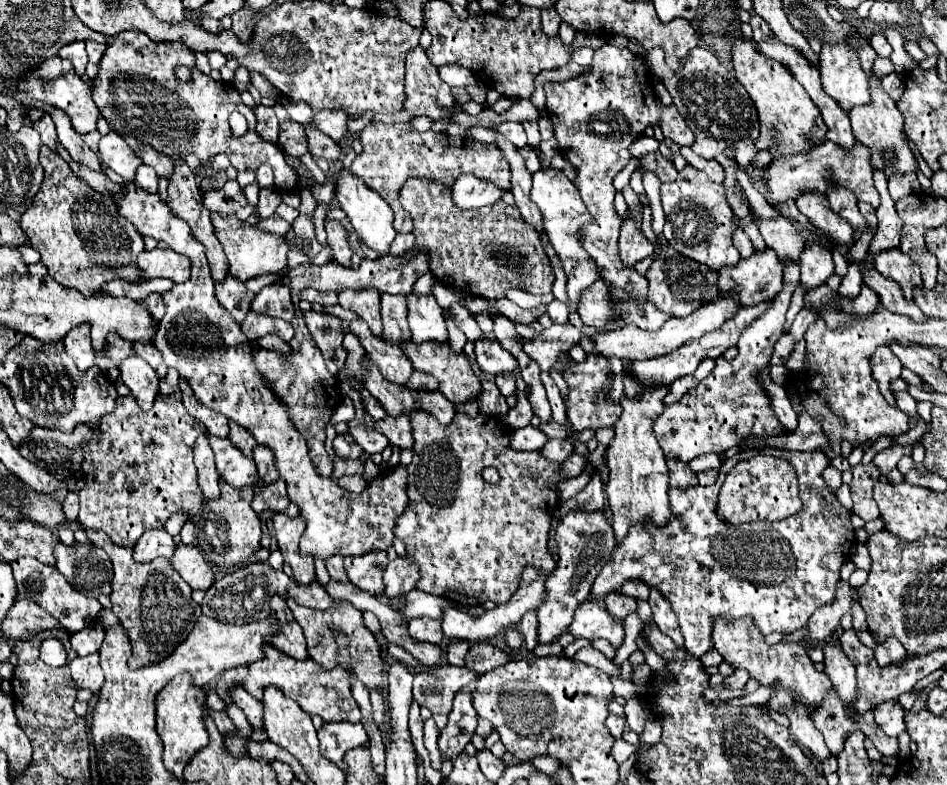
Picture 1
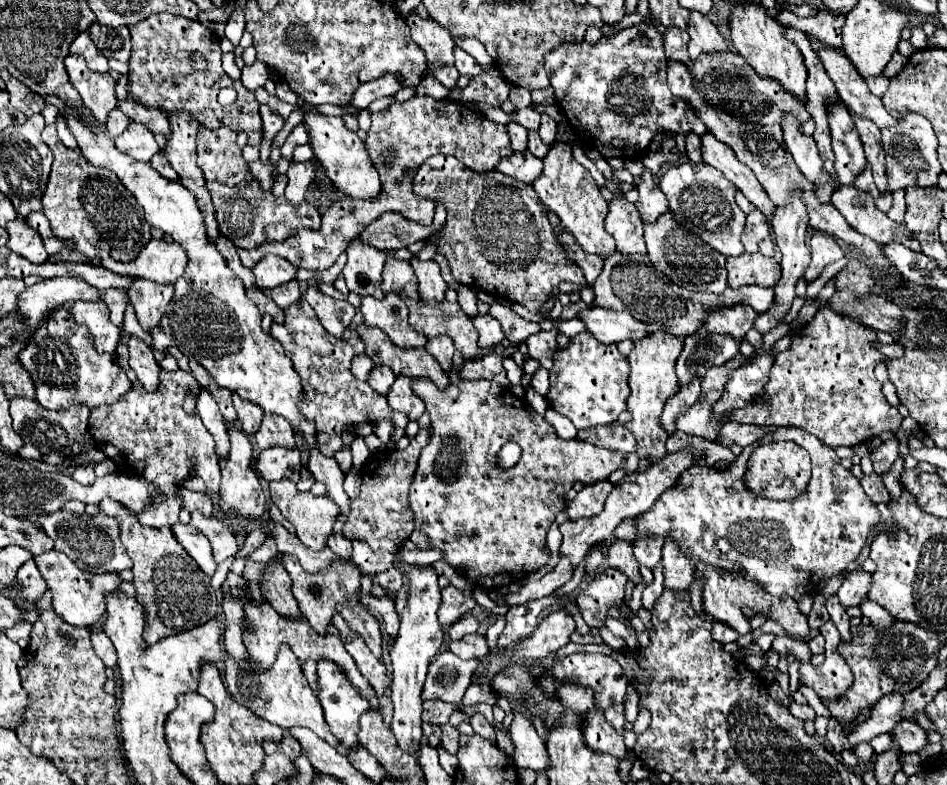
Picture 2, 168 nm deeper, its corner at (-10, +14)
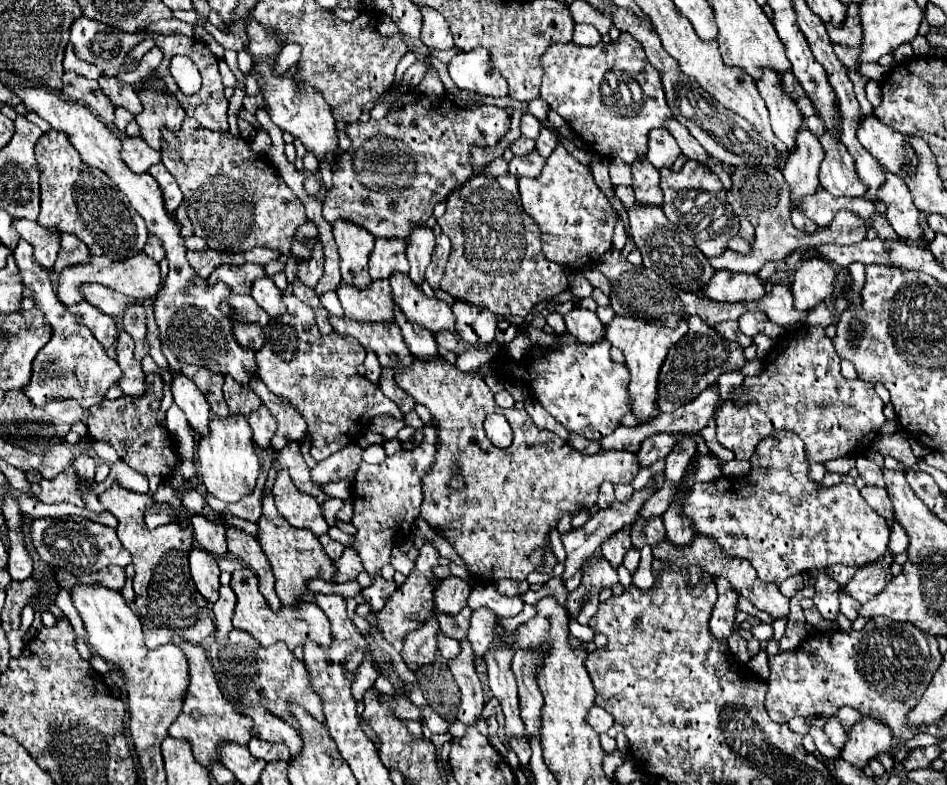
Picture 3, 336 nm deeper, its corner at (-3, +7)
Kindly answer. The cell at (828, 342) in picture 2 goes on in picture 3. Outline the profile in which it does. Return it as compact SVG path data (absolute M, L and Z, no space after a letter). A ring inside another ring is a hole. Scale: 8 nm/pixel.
M804 325L786 331L786 335L782 335L768 353L762 373L758 377L746 377L742 383L742 391L750 393L752 399L748 403L736 403L732 399L726 399L716 415L718 443L730 449L736 459L748 461L756 451L756 445L774 431L796 433L804 441L808 463L824 463L838 457L860 457L870 451L870 443L876 441L876 435L880 433L880 427L886 421L882 413L884 403L876 395L874 385L862 379L850 381L842 377L840 359L836 355L832 339L826 337L822 327Z

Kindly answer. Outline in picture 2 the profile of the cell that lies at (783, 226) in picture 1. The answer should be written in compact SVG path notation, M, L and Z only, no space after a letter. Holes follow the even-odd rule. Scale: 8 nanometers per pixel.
M705 134L701 142L705 148L705 164L711 164L717 170L721 170L725 178L729 178L747 196L747 200L757 206L757 210L761 210L769 220L773 220L777 204L771 202L771 198L761 188L753 172L749 172L749 168L745 168L745 164L741 164L737 156L733 156L733 152L713 134Z

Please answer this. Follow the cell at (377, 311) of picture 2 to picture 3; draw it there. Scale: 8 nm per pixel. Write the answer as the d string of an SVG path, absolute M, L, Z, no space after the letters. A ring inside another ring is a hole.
M388 279L372 281L368 289L356 289L348 283L340 283L336 289L336 295L344 307L344 313L350 315L350 319L360 321L392 321L392 289Z

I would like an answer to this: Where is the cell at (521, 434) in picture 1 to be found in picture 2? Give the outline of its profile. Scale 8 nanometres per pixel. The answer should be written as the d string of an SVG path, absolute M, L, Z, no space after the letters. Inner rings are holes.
M557 414L557 436L561 438L575 438L577 436L577 428L571 424L569 418Z

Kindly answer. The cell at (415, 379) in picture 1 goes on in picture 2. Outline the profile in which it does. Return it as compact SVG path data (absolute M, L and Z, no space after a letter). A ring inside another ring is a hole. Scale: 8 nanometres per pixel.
M437 336L437 340L429 340L425 350L441 364L445 372L451 370L451 358L453 358L453 342L447 336Z

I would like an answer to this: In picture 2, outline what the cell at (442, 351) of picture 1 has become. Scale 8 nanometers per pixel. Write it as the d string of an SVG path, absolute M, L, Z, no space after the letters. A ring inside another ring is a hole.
M405 300L409 308L409 326L423 334L425 338L435 338L447 334L455 350L461 352L465 360L475 360L479 354L477 330L459 304L421 304L419 300Z

